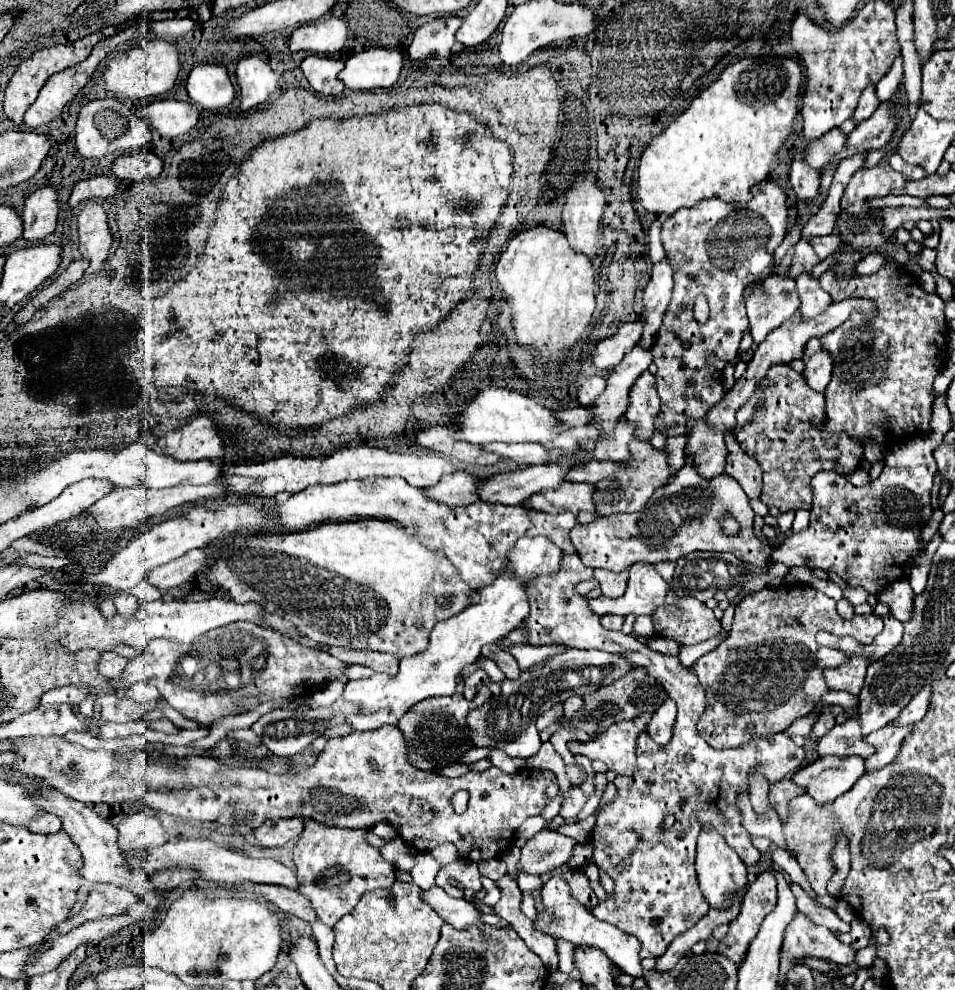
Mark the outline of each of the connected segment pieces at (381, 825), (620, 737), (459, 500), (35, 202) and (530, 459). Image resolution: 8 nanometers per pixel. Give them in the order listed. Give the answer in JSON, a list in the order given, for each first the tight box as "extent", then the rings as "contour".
[{"extent":[372,822,398,839],"contour":[[[379,822],[372,828],[372,831],[377,836],[385,839],[391,839],[398,835],[395,828],[393,828],[393,826],[387,822]]]},{"extent":[567,720,639,776],"contour":[[[623,720],[601,732],[591,742],[572,741],[567,743],[567,747],[572,754],[589,756],[589,760],[603,760],[603,764],[615,774],[631,776],[637,770],[635,736],[639,736],[639,728],[633,720]]]},{"extent":[425,472,477,508],"contour":[[[453,472],[443,476],[435,486],[429,486],[425,490],[425,496],[433,502],[447,504],[451,508],[469,504],[469,492],[475,492],[477,478],[465,474],[465,472]]]},{"extent":[21,186,59,242],"contour":[[[43,186],[35,190],[25,200],[25,210],[21,214],[23,218],[23,238],[29,242],[41,242],[47,234],[51,234],[57,226],[59,216],[59,204],[57,204],[57,188],[55,186]]]},{"extent":[483,444,547,464],"contour":[[[487,444],[483,446],[485,452],[497,452],[503,458],[509,458],[517,464],[543,464],[547,458],[547,450],[541,444]]]}]

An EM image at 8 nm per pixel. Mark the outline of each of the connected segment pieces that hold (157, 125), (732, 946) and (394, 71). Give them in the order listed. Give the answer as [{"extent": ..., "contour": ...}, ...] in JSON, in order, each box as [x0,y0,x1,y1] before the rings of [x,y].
[{"extent":[149,100,199,136],"contour":[[[155,100],[149,104],[149,124],[161,136],[187,134],[199,120],[199,110],[189,102]]]},{"extent":[717,870,777,964],"contour":[[[769,870],[761,872],[757,880],[747,886],[741,902],[741,912],[735,920],[729,922],[729,932],[717,946],[719,954],[727,956],[735,964],[741,964],[745,960],[751,940],[759,932],[763,916],[771,912],[775,900],[777,900],[777,882]]]},{"extent":[339,48,403,90],"contour":[[[371,48],[363,50],[359,54],[353,54],[347,62],[345,68],[339,72],[339,80],[345,82],[349,90],[375,90],[375,88],[389,88],[397,82],[399,72],[401,72],[401,62],[403,54],[393,48]]]}]

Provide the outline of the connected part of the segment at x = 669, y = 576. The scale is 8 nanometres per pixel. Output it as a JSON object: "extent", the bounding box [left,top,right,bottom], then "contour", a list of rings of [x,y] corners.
{"extent":[653,560,675,584],"contour":[[[663,560],[663,562],[657,562],[657,564],[653,564],[653,566],[655,566],[655,570],[667,580],[667,584],[671,584],[671,580],[673,580],[673,572],[675,572],[675,562]]]}

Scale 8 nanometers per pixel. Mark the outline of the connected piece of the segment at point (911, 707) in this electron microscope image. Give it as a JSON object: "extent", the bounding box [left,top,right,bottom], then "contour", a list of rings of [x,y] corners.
{"extent":[895,684,931,726],"contour":[[[931,684],[927,688],[923,688],[899,714],[899,718],[895,720],[897,726],[909,726],[915,724],[919,720],[923,720],[927,708],[929,708],[929,698],[931,698]]]}

